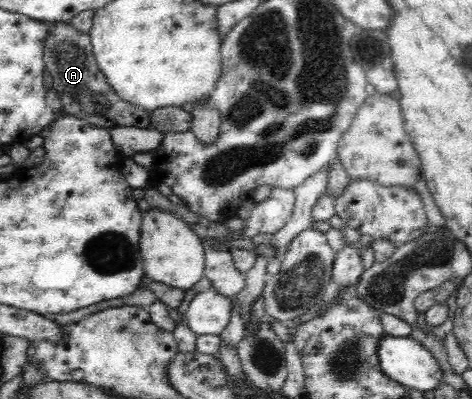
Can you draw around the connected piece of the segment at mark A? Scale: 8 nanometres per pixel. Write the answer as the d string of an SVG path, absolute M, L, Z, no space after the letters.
M46 23L46 26L49 26L49 32L42 42L44 71L52 76L53 88L60 95L64 112L95 127L110 129L135 126L148 129L148 111L124 102L112 91L104 73L94 60L89 34L79 32L69 23Z

